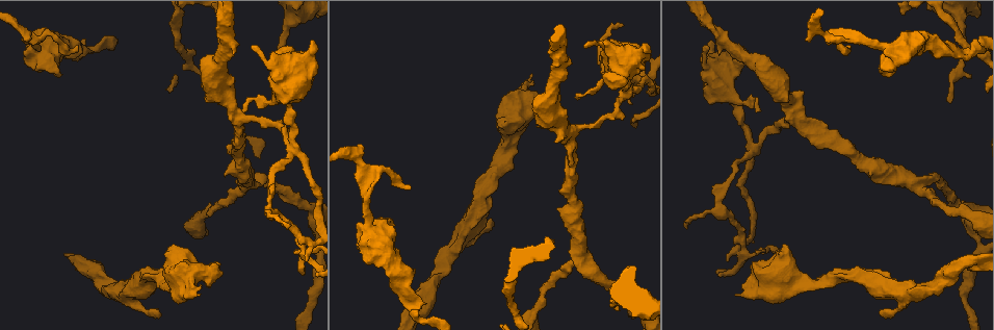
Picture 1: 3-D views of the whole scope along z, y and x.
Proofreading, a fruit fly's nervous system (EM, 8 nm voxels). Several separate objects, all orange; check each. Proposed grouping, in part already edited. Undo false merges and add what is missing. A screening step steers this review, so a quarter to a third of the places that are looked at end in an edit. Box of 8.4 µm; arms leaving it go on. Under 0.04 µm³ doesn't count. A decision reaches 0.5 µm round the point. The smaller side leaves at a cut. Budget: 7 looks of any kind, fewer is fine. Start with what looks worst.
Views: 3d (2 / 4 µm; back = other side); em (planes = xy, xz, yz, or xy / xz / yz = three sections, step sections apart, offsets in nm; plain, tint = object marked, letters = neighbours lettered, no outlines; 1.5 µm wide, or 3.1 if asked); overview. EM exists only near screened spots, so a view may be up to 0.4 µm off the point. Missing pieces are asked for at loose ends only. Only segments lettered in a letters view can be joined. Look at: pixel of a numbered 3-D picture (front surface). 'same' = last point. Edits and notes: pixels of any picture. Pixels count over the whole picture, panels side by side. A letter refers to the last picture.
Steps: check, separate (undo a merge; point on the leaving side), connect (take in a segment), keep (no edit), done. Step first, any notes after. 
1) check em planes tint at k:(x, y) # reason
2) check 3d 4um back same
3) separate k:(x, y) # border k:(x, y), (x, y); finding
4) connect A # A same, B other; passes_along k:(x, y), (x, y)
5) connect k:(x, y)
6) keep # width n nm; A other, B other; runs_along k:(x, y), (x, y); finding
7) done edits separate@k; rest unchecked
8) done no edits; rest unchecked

check em yz step 4 letters at 1:(948, 101) # long arm stops here

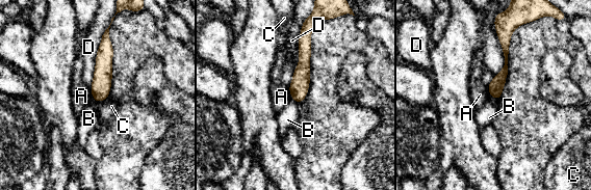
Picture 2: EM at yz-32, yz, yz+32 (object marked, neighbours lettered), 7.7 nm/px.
keep # A other, B other, C other, D other; runs_along 2:(106, 35), (102, 82), (97, 100); no lettered segment goes on from it

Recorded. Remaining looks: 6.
check em planes tint at 1:(850, 47) # branch stops here

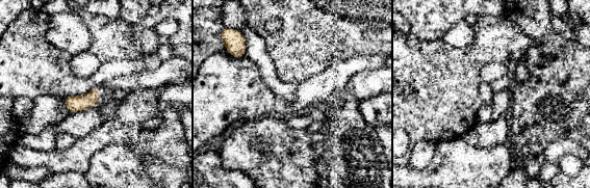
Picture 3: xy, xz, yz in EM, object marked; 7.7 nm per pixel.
check em planes letters same

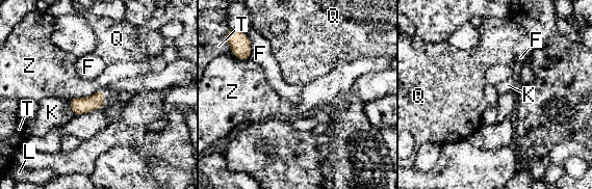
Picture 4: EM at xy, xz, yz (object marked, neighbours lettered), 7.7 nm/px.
keep # F other, K other, L other, Q other, T other, Z other; border 4:(68, 100), (70, 109), (75, 115); no lettered segment goes on from it

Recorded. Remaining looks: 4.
check em xz step 8 tint at 1:(577, 96) # tapers out

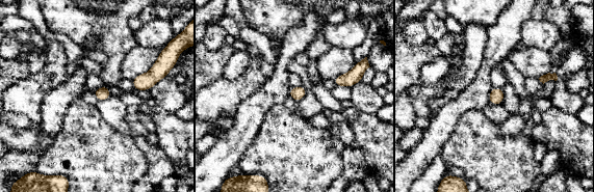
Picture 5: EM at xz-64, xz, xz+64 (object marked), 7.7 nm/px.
check em planes letters same

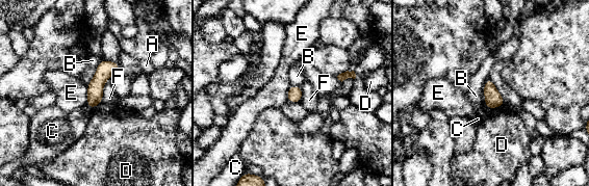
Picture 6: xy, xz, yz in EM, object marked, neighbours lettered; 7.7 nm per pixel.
keep # A other, B other, C other, D other, E other, F other; no lettered segment goes on from it

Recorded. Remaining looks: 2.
done no edits; rest unchecked

